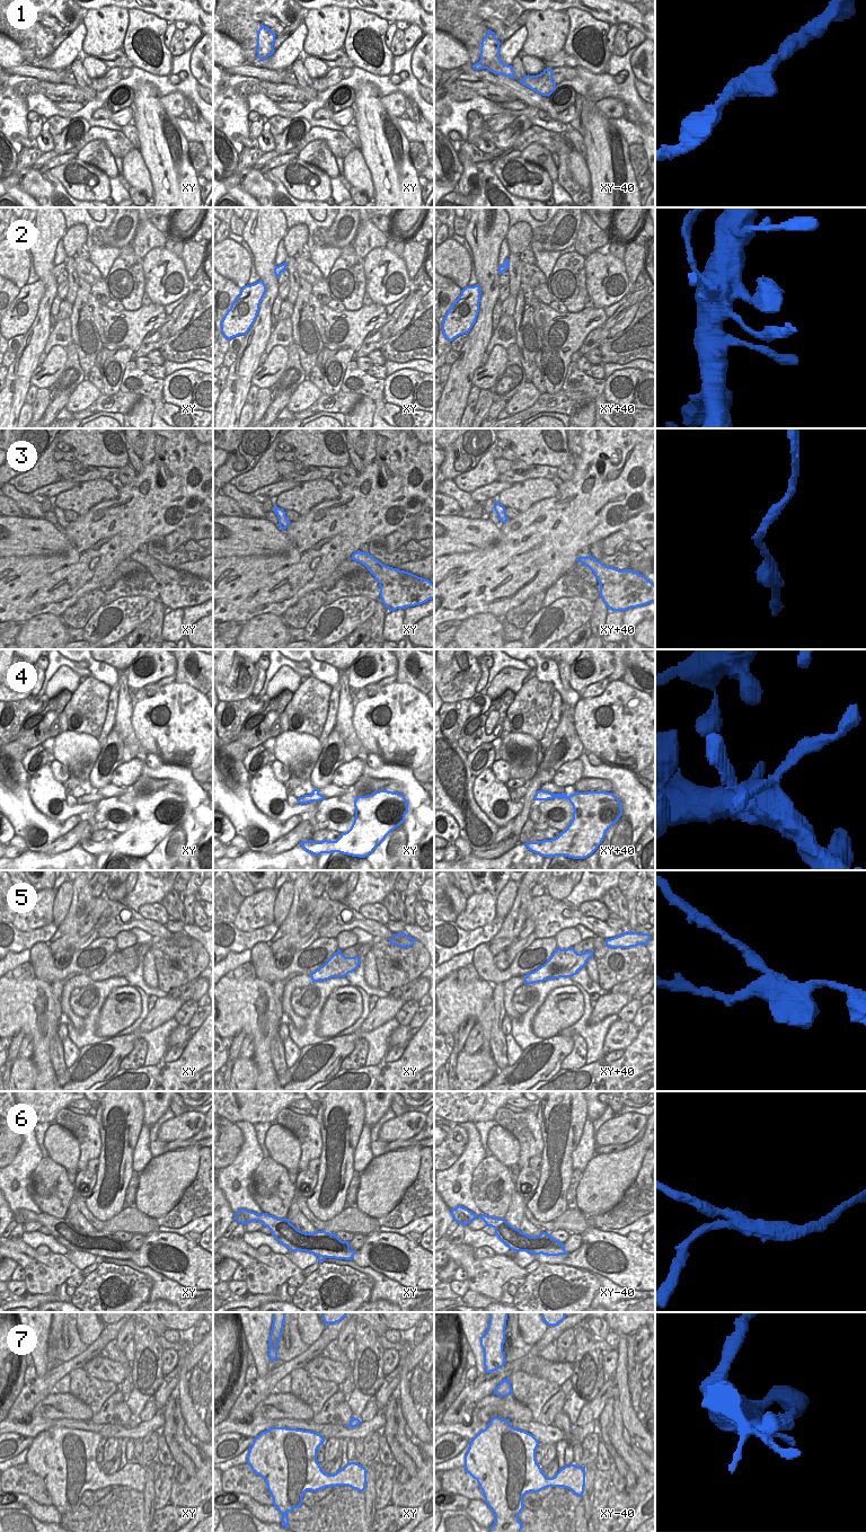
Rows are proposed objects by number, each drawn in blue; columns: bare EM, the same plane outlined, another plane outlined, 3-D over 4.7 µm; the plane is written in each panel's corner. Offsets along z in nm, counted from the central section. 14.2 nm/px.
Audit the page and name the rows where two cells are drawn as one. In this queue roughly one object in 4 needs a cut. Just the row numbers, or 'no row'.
2, 5

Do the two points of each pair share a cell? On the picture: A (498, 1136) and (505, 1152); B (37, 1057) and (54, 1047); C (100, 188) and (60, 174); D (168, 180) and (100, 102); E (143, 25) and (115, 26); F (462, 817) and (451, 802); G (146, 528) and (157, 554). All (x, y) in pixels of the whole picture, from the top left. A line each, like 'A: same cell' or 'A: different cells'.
A: same cell
B: different cells
C: same cell
D: different cells
E: different cells
F: same cell
G: different cells

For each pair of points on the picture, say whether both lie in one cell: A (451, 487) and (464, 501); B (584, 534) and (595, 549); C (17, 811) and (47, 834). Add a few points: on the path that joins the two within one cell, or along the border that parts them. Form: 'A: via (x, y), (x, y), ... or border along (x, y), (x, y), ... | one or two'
A: via (453, 490), (460, 497) | one
B: border along (601, 539), (589, 546) | two
C: via (25, 817), (34, 826), (41, 829) | one

